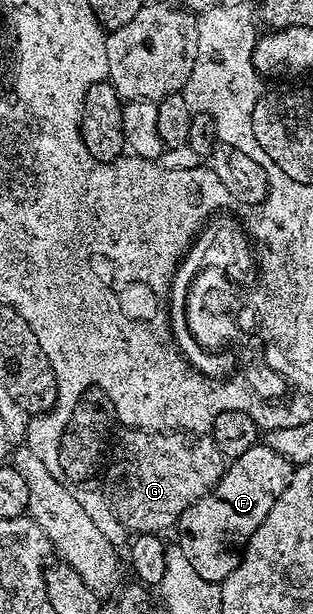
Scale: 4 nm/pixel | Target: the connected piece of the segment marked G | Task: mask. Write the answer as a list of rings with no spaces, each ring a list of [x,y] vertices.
[[[134,430],[113,456],[105,469],[106,488],[110,491],[110,504],[118,520],[134,534],[162,534],[165,528],[173,529],[180,514],[200,498],[204,498],[220,482],[226,473],[228,461],[220,454],[213,435],[192,432],[143,432]]]

